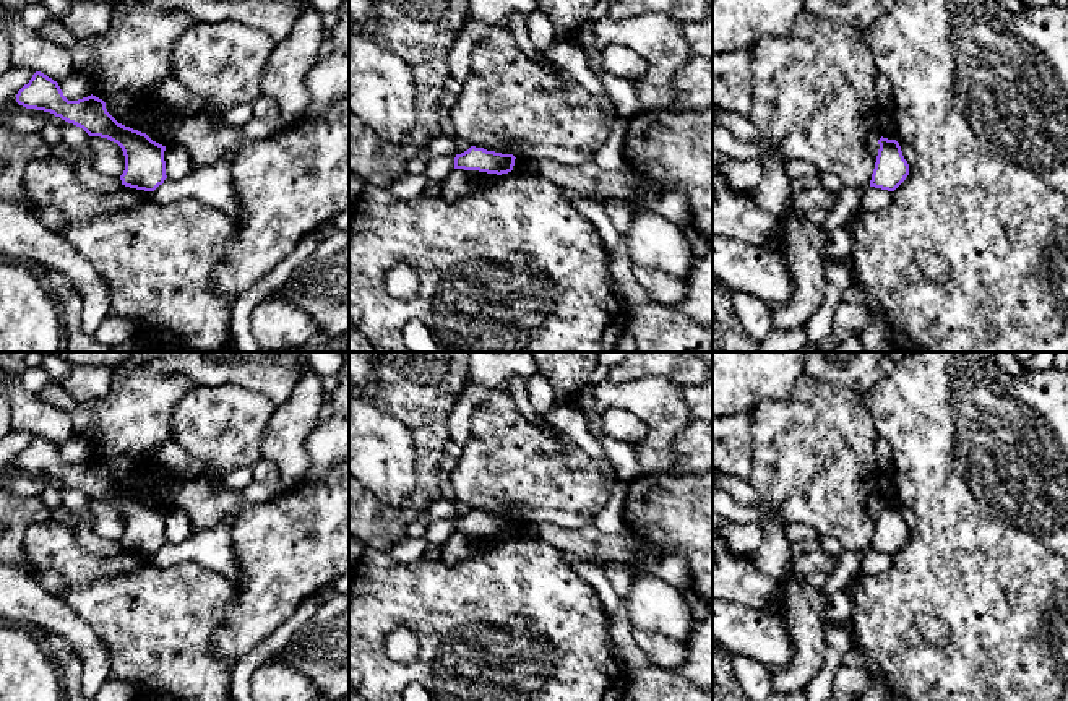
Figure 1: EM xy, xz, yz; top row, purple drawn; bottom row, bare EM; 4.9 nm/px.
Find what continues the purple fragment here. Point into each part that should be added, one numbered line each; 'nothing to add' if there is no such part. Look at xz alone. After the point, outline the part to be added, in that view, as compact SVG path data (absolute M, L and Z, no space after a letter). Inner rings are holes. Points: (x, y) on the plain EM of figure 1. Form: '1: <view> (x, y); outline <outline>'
nothing to add

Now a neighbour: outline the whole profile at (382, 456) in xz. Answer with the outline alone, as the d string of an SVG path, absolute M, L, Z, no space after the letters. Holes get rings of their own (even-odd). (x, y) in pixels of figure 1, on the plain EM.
M349 398L349 474L386 505L404 505L417 480L409 428L360 398Z

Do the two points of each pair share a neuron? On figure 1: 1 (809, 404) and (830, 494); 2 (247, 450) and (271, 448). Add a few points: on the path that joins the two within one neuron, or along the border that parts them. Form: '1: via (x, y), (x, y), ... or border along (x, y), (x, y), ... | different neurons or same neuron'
1: via (818, 427), (818, 468), (822, 471) | same neuron
2: border along (273, 414), (260, 445), (260, 458) | different neurons

